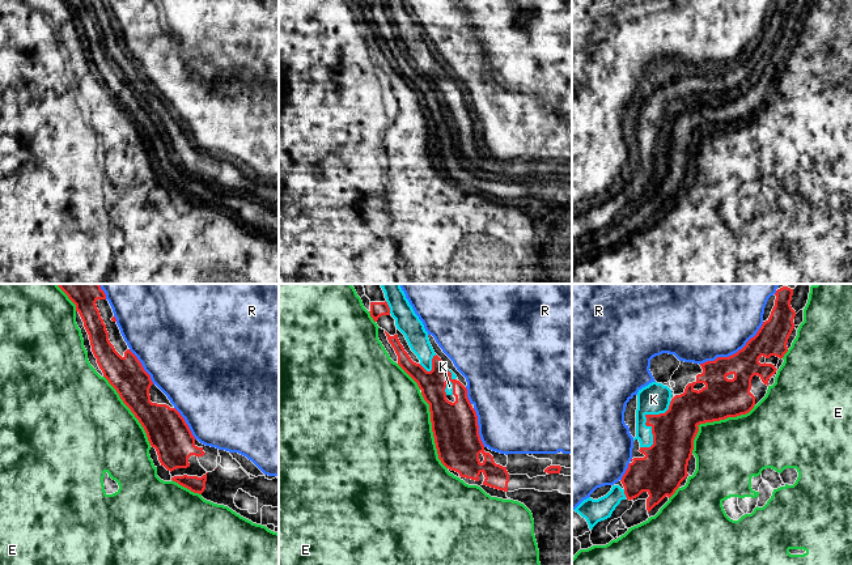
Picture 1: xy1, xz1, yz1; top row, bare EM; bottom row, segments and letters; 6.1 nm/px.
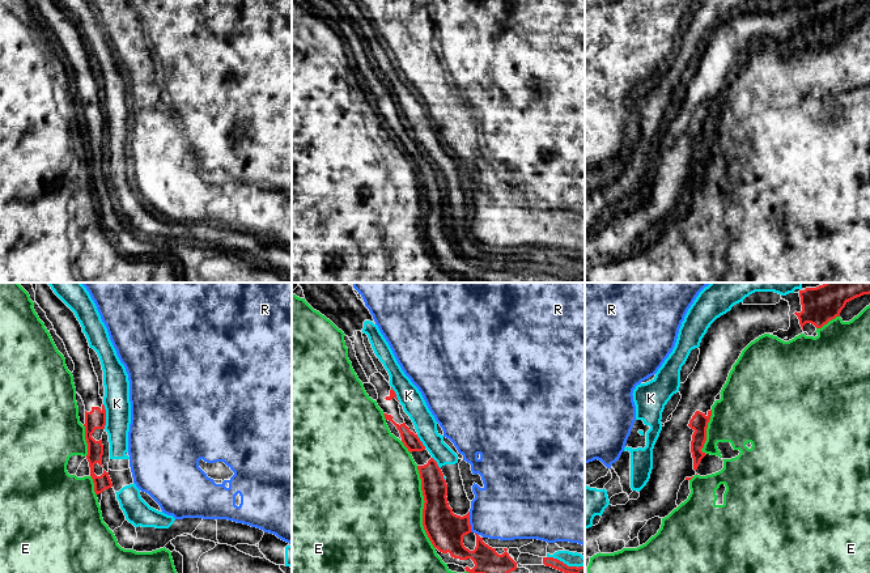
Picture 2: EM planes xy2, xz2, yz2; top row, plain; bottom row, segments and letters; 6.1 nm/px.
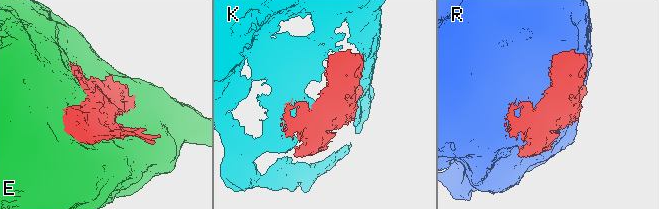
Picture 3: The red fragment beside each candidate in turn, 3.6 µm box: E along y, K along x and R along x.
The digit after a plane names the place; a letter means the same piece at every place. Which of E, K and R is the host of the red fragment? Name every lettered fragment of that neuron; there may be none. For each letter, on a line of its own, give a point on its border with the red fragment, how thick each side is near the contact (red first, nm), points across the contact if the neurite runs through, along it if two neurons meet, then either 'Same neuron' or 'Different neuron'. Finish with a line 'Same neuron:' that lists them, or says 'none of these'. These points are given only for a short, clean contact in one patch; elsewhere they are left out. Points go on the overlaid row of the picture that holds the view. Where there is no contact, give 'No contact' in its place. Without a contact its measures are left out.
E: Touches red at yz1 (713, 420). Thickness 260 nm (red) against 400 nm. Different neuron
K: Touches red at yz1 (647, 421). Thickness 260 nm (red) against 190 nm. Different neuron
R: Touches red at yz1 (734, 353). Thickness 200 nm (red) against 480 nm. Different neuron
Same neuron: none of these

